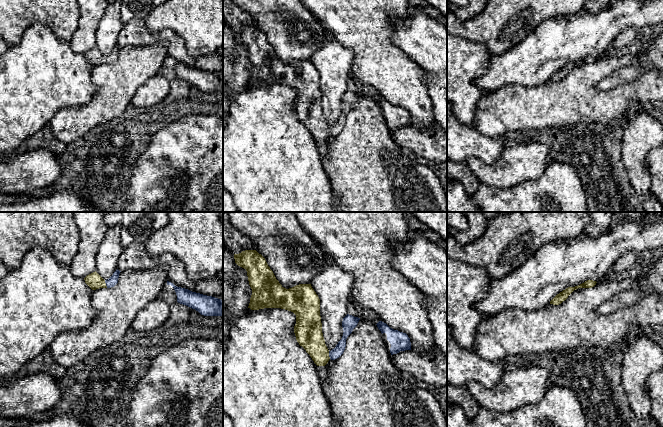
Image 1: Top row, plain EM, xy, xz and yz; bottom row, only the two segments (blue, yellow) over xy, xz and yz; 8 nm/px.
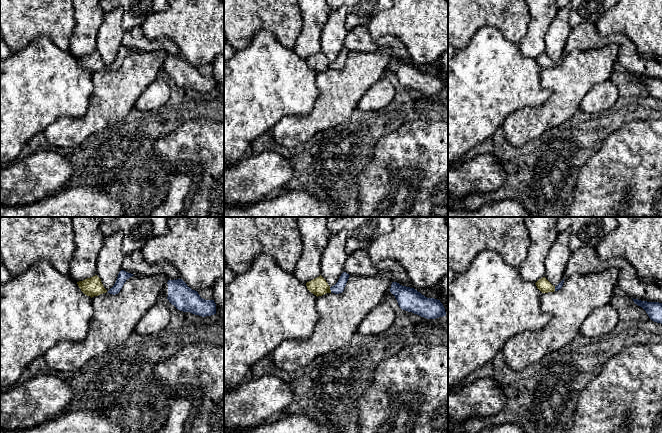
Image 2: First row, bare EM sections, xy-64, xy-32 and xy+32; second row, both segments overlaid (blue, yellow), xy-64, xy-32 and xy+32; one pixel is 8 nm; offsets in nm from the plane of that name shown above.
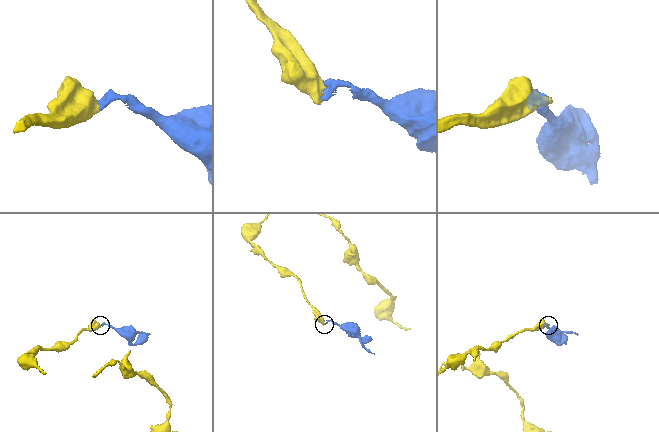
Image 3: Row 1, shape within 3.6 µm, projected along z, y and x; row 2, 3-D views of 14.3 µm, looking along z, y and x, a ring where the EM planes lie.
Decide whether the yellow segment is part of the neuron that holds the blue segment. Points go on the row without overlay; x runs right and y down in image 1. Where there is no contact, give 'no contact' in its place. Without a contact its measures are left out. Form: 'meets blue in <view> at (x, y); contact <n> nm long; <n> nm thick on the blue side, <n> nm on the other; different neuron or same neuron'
meets blue in xy at (106, 60); contact 70 nm long; 80 nm thick on the blue side, 120 nm on the other; same neuron

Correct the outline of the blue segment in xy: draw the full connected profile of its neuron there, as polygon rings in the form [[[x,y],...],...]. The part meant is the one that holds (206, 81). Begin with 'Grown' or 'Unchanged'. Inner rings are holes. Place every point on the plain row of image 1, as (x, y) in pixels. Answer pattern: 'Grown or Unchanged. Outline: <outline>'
Unchanged. Outline: [[[167,57],[167,61],[174,64],[178,79],[195,85],[204,92],[223,92],[223,77],[221,75],[177,63],[169,57]]]

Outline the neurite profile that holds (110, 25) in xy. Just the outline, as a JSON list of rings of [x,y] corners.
[[[119,1],[109,4],[97,27],[96,48],[104,56],[109,55],[117,46],[118,36],[123,27],[120,7]]]

